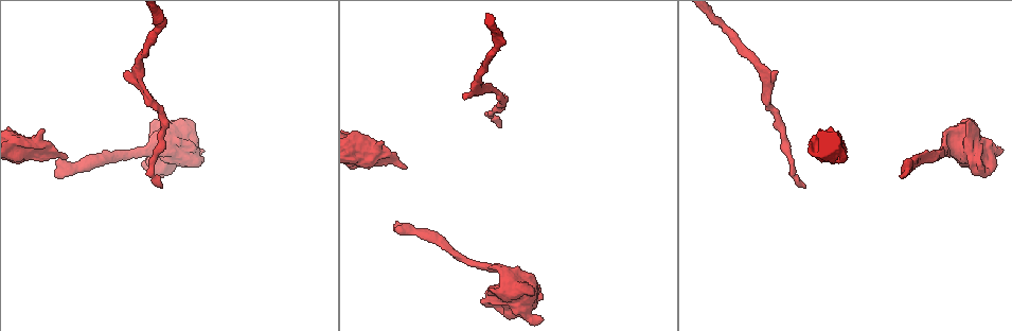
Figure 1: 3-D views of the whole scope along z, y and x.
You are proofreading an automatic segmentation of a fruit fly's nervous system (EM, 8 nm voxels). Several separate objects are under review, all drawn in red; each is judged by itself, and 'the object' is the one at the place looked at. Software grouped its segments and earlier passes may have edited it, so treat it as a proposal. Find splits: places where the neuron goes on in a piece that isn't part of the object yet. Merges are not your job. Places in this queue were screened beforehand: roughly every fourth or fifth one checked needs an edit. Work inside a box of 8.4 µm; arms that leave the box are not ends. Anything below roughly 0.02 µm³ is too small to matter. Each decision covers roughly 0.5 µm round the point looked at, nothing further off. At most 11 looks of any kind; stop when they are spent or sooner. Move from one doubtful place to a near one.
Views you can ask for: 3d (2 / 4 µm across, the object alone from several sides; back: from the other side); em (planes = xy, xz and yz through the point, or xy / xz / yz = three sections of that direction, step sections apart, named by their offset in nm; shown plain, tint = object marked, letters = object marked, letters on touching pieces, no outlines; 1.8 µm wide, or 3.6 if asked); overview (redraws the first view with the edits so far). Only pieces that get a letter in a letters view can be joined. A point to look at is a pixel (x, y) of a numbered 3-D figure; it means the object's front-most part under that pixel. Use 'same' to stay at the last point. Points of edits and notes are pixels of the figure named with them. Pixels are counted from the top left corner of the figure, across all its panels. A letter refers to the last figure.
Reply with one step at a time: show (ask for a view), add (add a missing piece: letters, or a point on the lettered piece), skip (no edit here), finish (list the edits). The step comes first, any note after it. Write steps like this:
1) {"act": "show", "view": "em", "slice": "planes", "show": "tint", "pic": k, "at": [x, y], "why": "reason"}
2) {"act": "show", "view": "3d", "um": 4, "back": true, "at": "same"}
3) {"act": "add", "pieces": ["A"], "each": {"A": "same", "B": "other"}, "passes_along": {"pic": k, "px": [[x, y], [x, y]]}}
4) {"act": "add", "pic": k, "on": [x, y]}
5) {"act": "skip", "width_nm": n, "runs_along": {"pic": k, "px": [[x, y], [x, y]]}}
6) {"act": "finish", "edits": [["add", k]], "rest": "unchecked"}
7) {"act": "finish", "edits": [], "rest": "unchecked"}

{"act": "show", "view": "3d", "um": 4, "pic": 1, "at": [971, 151], "why": "thick turns thin"}

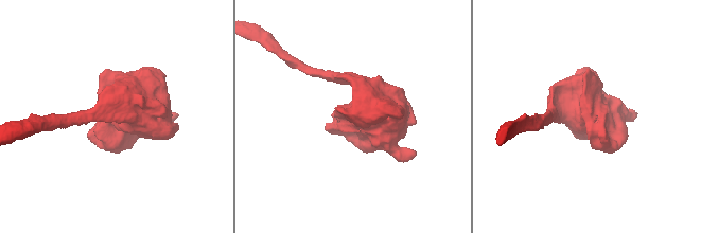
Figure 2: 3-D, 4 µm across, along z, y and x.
{"act": "show", "view": "em", "um": 3.6, "slice": "planes", "show": "letters", "pic": 2, "at": [593, 116]}

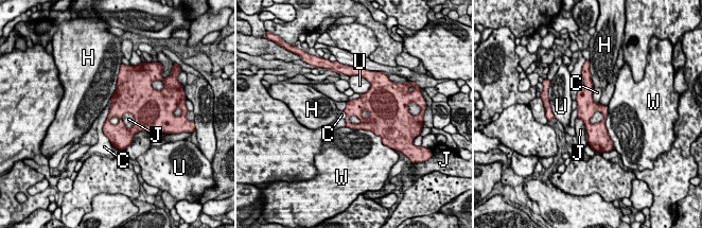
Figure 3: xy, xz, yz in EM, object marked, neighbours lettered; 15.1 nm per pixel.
{"act": "skip", "width_nm": 300, "each": {"C": "other", "H": "other", "J": "other", "U": "other", "W": "other"}, "border": {"pic": 3, "px": [[125, 112], [122, 121], [129, 128]]}, "found": "none of them fits"}

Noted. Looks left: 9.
{"act": "show", "view": "em", "slice": "yz", "step": 16, "show": "tint", "pic": 1, "at": [58, 177], "why": "branch stops here"}

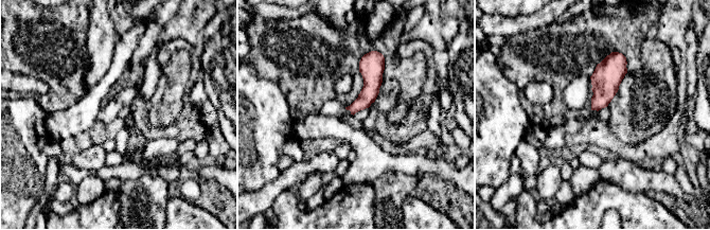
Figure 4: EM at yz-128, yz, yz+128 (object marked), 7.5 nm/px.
{"act": "show", "view": "em", "slice": "planes", "show": "letters", "at": "same"}

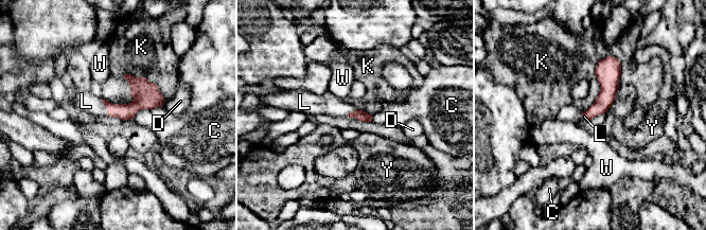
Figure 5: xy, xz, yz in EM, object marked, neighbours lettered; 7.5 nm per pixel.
{"act": "add", "pieces": ["L"], "each": {"C": "other", "D": "other", "K": "other", "L": "same", "W": "other", "Y": "other"}, "found": "the neuron continues"}

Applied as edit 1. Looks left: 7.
{"act": "show", "view": "3d", "um": 4, "pic": 1, "at": [43, 129], "why": "stops while still wide"}

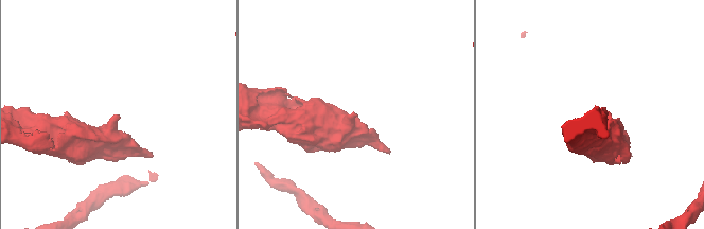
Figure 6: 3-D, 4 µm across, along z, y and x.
{"act": "show", "view": "em", "um": 3.6, "slice": "xz", "step": 16, "show": "letters", "pic": 6, "at": [355, 113]}

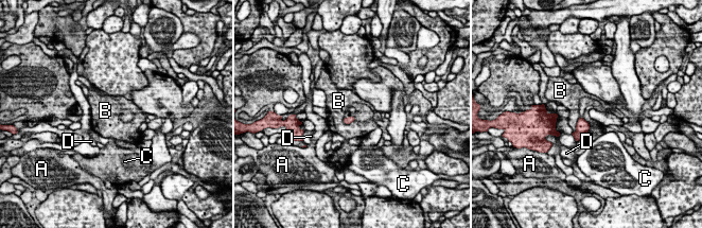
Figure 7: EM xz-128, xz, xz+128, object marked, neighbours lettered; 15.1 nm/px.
{"act": "skip", "each": {"A": "other", "B": "other", "C": "other", "D": "other"}, "border": {"pic": 7, "px": [[579, 117], [574, 132]]}, "found": "none of them fits"}

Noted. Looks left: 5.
{"act": "show", "view": "3d", "um": 2, "pic": 1, "at": [126, 71], "why": "tapers out"}

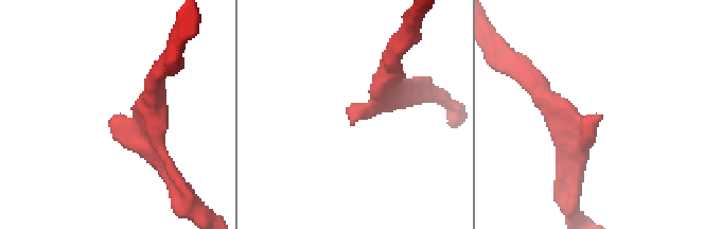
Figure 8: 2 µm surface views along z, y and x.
{"act": "show", "view": "em", "slice": "yz", "step": 8, "show": "tint", "pic": 8, "at": [600, 120], "arm_widths_nm": [170, 200]}

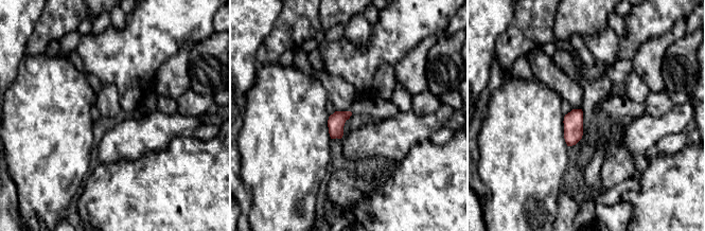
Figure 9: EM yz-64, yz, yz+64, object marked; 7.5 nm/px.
{"act": "show", "view": "em", "slice": "yz", "step": 8, "show": "letters", "at": "same"}

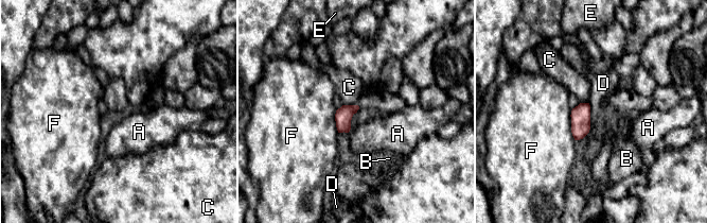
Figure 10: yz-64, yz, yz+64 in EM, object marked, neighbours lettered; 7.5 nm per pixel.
{"act": "skip", "each": {"A": "other", "B": "other", "C": "other", "D": "other", "E": "other", "F": "other"}, "border": {"pic": 10, "px": [[343, 104], [356, 105]]}, "found": "none of them fits"}

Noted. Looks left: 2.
{"act": "finish", "edits": [["add", 5]], "rest": "unchecked"}

